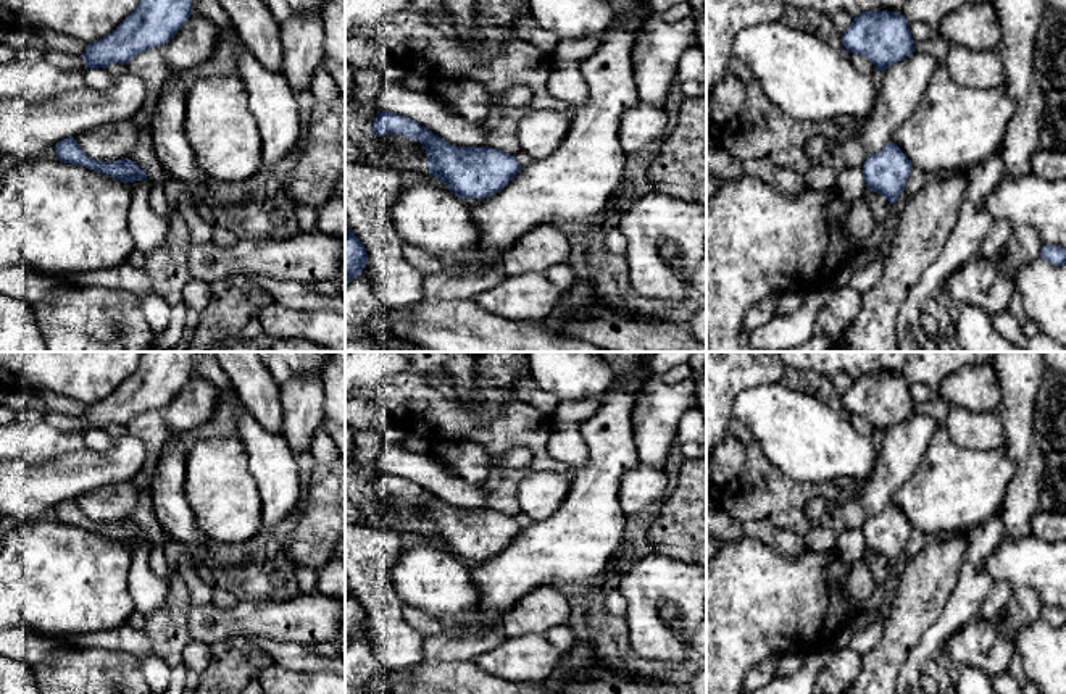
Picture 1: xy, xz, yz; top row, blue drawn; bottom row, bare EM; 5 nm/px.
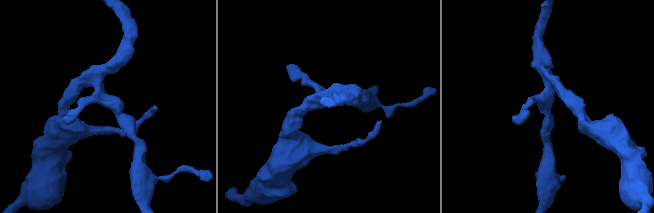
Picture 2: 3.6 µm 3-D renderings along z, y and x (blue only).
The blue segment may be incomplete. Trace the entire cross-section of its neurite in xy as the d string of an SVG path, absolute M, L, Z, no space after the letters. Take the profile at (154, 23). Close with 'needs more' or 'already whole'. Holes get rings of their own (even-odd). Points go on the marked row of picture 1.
M140 0L116 29L87 45L84 69L129 65L140 52L168 44L192 13L192 0Z; already whole

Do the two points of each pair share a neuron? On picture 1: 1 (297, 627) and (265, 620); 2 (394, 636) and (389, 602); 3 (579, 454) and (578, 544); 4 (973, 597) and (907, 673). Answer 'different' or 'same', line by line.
1: same
2: same
3: different
4: same

